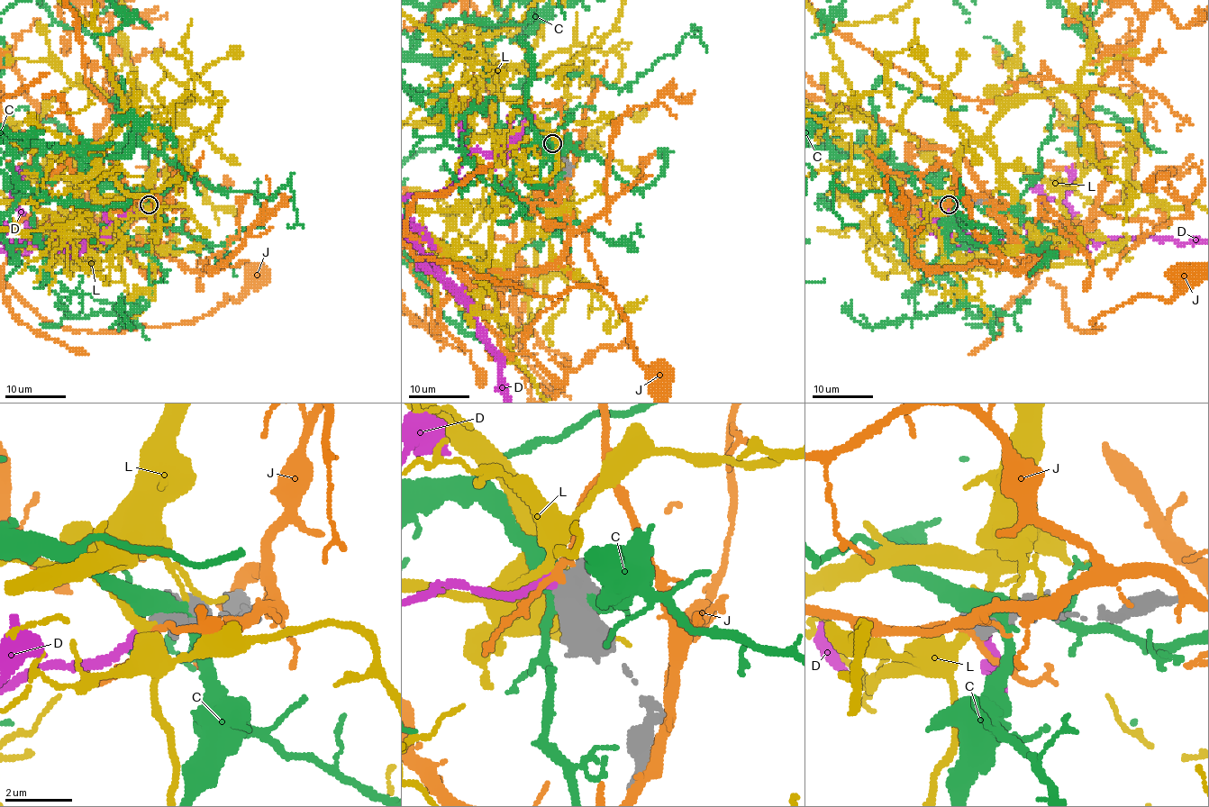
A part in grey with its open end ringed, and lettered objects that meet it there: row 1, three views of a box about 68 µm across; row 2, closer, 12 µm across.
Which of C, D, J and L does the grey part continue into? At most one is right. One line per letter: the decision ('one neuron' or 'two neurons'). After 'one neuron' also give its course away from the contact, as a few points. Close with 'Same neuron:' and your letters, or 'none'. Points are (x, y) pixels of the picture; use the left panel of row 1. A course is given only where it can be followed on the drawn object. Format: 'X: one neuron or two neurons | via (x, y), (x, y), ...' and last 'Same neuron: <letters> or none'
C: two neurons
D: one neuron
J: two neurons
L: two neurons
Same neuron: D

